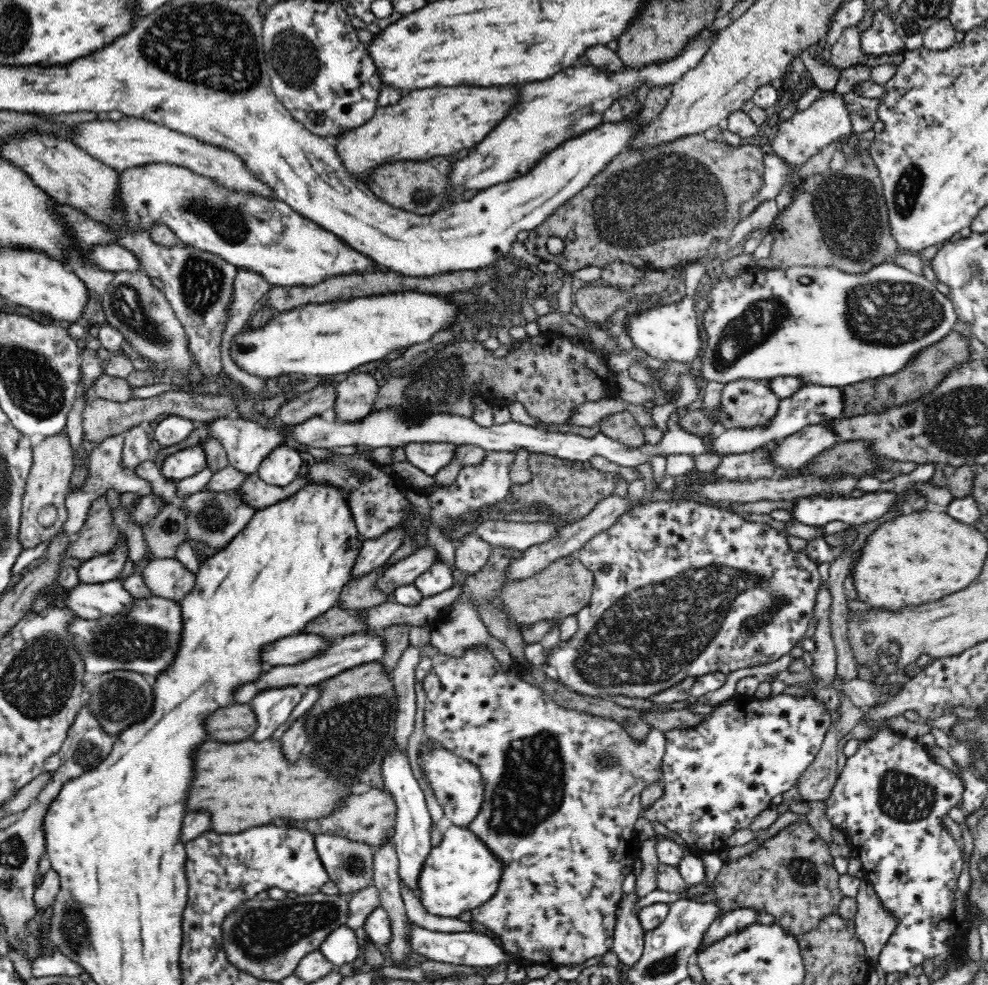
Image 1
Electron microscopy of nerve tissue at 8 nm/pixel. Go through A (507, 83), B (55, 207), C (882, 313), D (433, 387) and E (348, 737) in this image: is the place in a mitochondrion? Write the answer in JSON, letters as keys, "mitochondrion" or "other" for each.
{"A":"other","B":"other","C":"mitochondrion","D":"mitochondrion","E":"mitochondrion"}

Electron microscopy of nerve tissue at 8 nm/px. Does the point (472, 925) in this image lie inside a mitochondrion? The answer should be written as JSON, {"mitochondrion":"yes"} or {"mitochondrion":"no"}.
{"mitochondrion":"no"}

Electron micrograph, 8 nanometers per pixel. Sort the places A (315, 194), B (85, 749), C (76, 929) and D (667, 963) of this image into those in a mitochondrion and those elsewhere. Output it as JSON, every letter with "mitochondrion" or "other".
{"A":"other","B":"mitochondrion","C":"mitochondrion","D":"mitochondrion"}

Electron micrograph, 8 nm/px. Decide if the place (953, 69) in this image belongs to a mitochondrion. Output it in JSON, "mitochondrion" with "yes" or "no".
{"mitochondrion":"no"}

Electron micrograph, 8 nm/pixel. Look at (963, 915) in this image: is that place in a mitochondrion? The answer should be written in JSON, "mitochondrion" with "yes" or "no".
{"mitochondrion":"no"}

